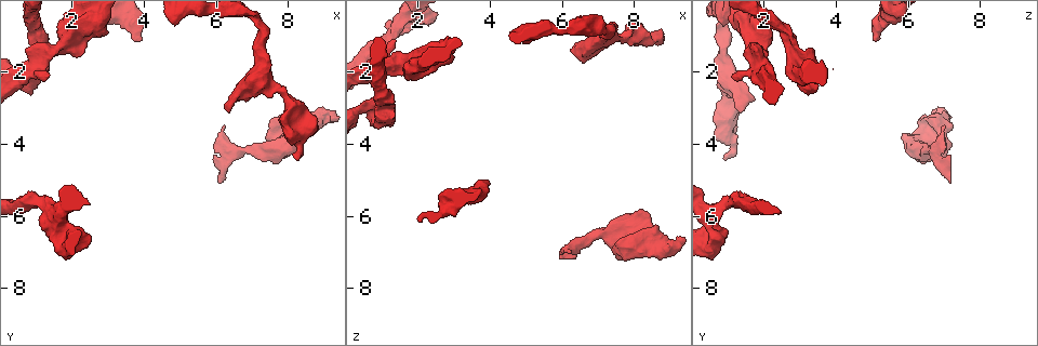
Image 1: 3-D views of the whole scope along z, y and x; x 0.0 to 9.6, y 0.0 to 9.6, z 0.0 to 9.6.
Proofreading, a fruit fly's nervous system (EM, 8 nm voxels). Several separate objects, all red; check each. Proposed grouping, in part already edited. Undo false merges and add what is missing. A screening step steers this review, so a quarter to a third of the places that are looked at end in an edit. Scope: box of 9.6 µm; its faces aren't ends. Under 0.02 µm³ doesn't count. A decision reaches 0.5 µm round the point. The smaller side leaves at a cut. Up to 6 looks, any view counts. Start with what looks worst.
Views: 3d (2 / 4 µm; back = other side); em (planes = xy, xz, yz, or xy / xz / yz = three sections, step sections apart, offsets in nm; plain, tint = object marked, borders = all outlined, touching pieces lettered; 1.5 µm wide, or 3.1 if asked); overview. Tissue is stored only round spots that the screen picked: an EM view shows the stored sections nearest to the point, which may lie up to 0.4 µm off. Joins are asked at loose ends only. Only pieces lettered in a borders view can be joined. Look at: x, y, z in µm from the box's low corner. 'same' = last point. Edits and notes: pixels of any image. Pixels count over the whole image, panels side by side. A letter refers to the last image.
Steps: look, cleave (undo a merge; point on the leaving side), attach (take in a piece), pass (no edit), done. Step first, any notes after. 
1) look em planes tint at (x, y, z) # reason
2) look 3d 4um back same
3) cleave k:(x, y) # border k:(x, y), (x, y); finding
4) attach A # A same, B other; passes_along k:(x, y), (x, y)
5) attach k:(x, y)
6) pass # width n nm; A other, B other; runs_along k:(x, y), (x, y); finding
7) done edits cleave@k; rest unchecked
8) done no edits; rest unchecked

look 3d 4um at (1.70, 6.55, 0.70) # three arms meet

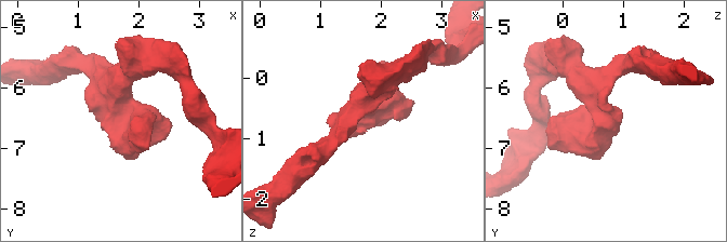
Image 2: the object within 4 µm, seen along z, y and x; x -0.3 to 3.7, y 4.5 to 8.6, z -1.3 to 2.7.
look em planes borders at (1.65, 6.45, 0.65)

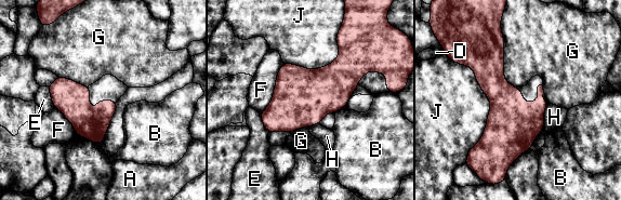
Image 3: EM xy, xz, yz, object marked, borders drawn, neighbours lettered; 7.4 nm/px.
pass # A other, B other, D other, E other, F other, G other, H other, J other; border 3:(500, 23), (503, 77), (515, 87); all the same neuron

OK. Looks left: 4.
look 3d 2um at (3.90, 1.15, 5.10) # stops while still wide

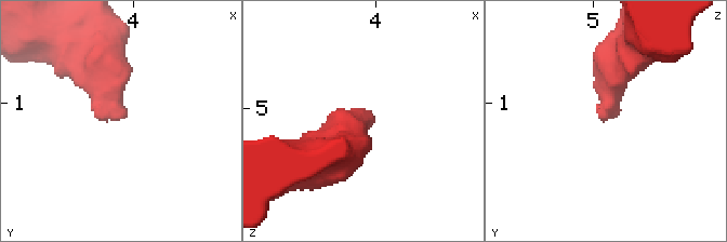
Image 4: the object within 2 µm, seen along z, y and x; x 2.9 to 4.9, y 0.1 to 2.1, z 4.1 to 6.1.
look em planes plain at (3.92, 1.14, 5.06) # need the tissue

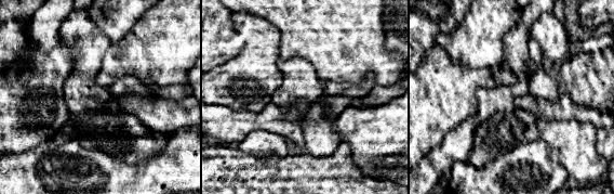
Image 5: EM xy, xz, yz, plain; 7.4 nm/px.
look em planes borders same

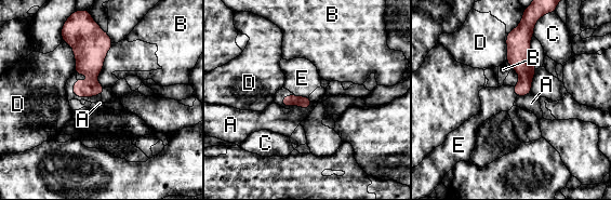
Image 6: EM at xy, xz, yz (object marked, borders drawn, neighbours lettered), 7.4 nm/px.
attach E # A other, B other, C other, D other, E same; passes_along 6:(288, 101), (302, 96), (302, 78); it goes on there

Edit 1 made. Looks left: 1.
look em xy step 8 borders at (8.25, 4.35, 0.95) # free end

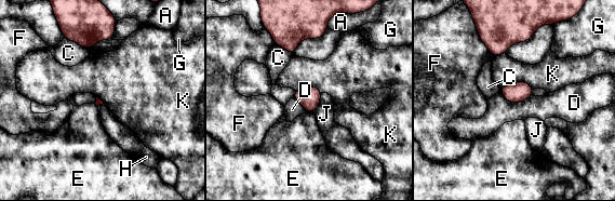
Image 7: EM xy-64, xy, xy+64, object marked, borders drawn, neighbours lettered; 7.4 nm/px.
pass # A other, C other, D other, E other, F other, G other, H other, J other, K other; none of them fits

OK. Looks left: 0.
done edits attach@6; rest unchecked

